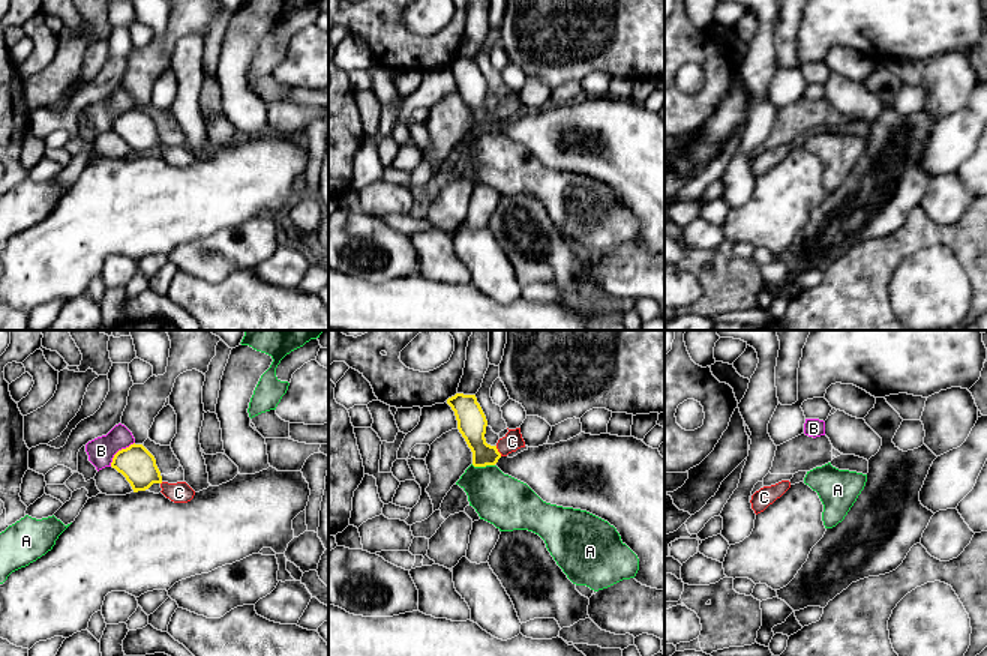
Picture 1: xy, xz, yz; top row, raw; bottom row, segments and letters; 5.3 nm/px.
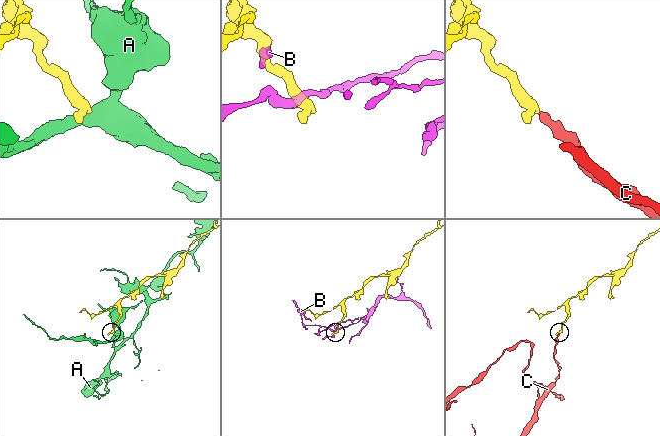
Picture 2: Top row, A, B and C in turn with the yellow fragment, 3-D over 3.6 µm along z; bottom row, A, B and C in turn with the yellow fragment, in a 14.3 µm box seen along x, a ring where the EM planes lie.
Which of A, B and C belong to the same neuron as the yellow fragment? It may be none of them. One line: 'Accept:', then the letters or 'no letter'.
Accept: C

